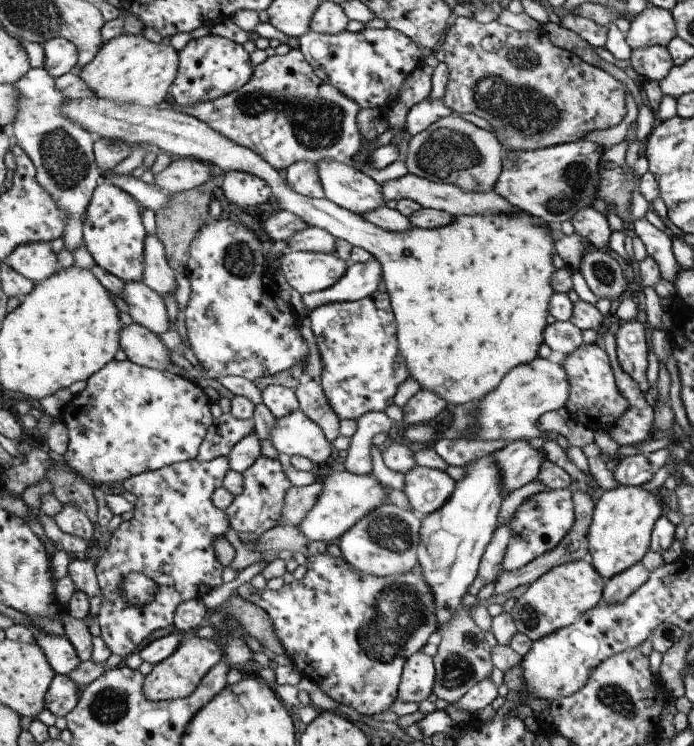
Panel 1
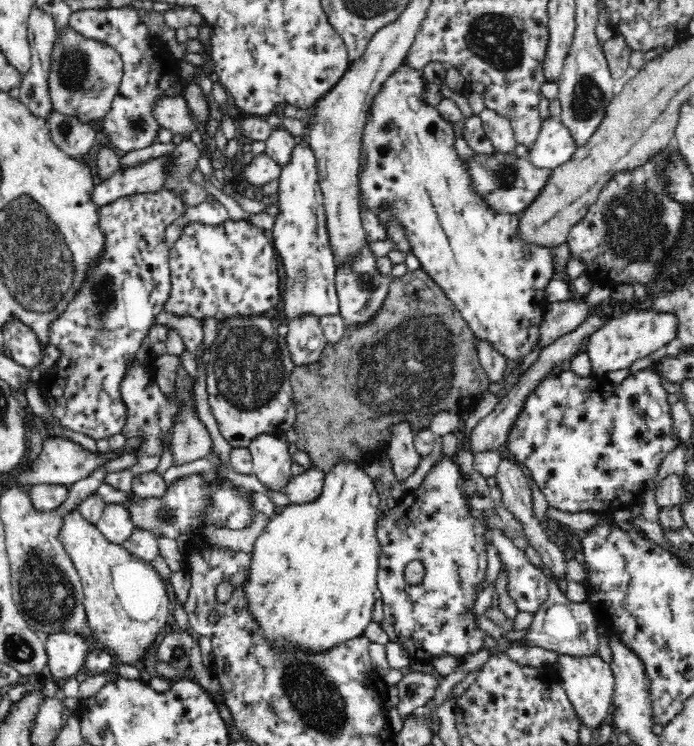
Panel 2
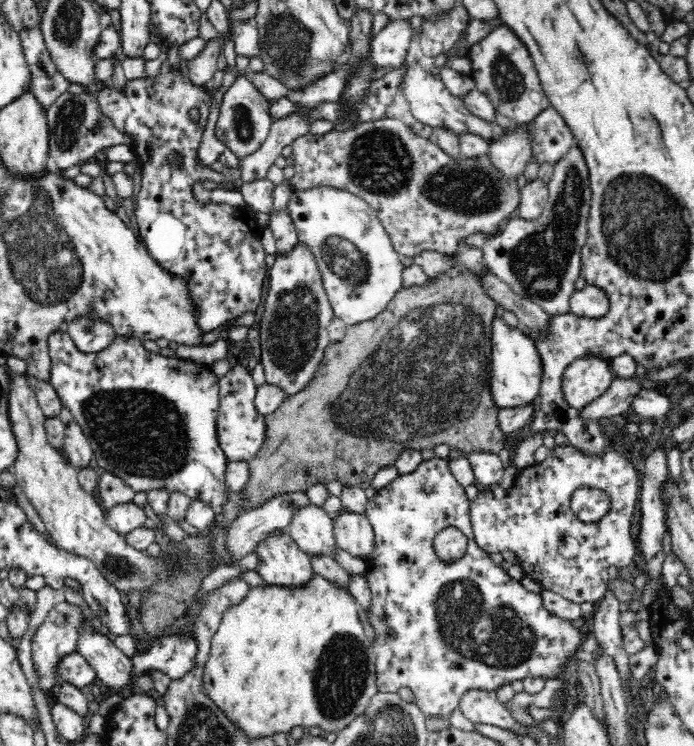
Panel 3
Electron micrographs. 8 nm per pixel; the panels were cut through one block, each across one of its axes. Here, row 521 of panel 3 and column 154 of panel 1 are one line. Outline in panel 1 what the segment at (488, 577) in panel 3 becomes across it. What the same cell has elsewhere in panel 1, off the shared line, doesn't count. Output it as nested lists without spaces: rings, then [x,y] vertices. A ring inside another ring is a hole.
[[[128,358],[112,360],[87,380],[85,389],[75,394],[59,413],[63,424],[69,428],[69,450],[62,460],[92,485],[106,487],[144,472],[155,472],[175,463],[196,459],[209,428],[215,422],[211,414],[212,402],[204,388],[183,376],[153,370]]]

